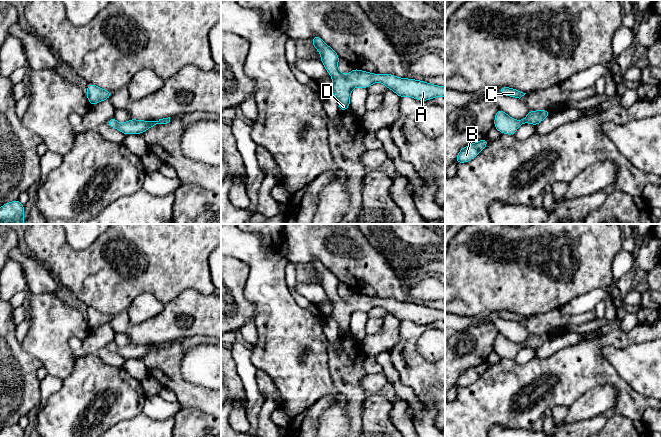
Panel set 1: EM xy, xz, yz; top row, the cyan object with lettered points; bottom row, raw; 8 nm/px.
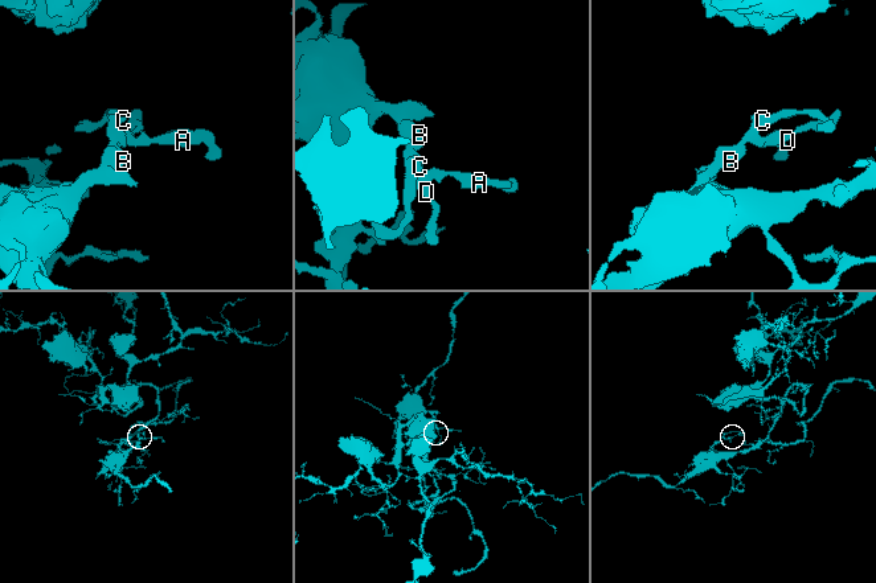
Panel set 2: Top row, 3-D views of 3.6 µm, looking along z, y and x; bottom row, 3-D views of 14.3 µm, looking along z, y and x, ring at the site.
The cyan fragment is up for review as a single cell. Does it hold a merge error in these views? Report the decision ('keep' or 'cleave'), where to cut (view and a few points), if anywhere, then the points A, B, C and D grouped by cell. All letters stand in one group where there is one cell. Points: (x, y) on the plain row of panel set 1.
keep | no cut | A B C D

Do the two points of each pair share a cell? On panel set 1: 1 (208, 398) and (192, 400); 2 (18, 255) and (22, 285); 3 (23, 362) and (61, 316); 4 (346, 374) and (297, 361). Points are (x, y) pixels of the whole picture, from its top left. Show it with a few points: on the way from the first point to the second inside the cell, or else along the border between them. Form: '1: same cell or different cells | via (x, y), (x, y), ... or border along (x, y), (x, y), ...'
1: same cell | via (204, 398), (196, 398)
2: different cells | border along (10, 258), (22, 265), (28, 285)
3: different cells | border along (20, 343), (42, 365)
4: different cells | border along (329, 345), (329, 375), (336, 391)

